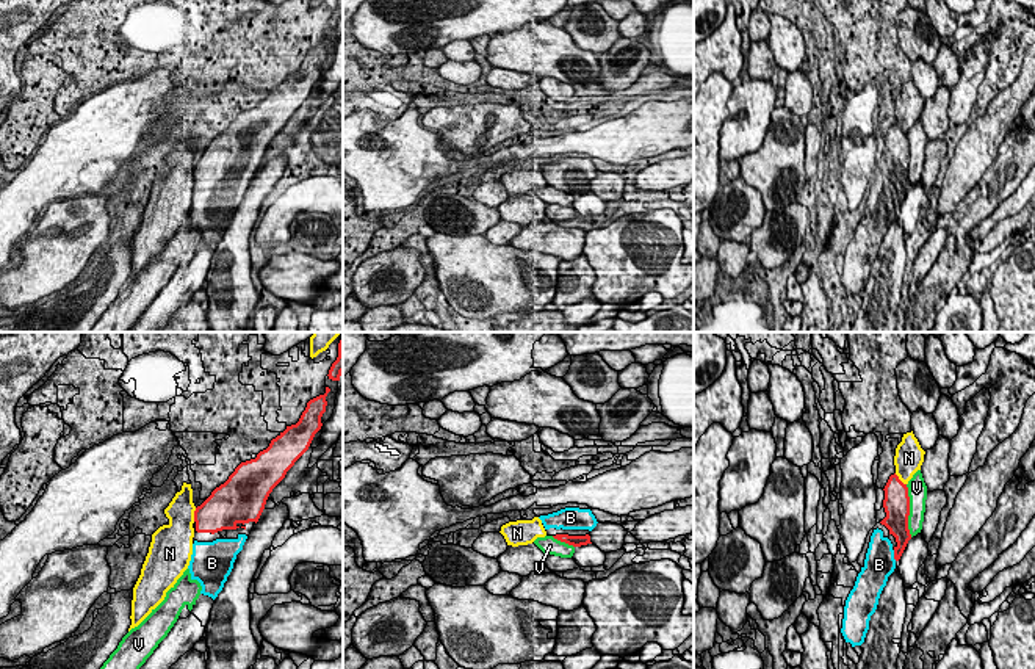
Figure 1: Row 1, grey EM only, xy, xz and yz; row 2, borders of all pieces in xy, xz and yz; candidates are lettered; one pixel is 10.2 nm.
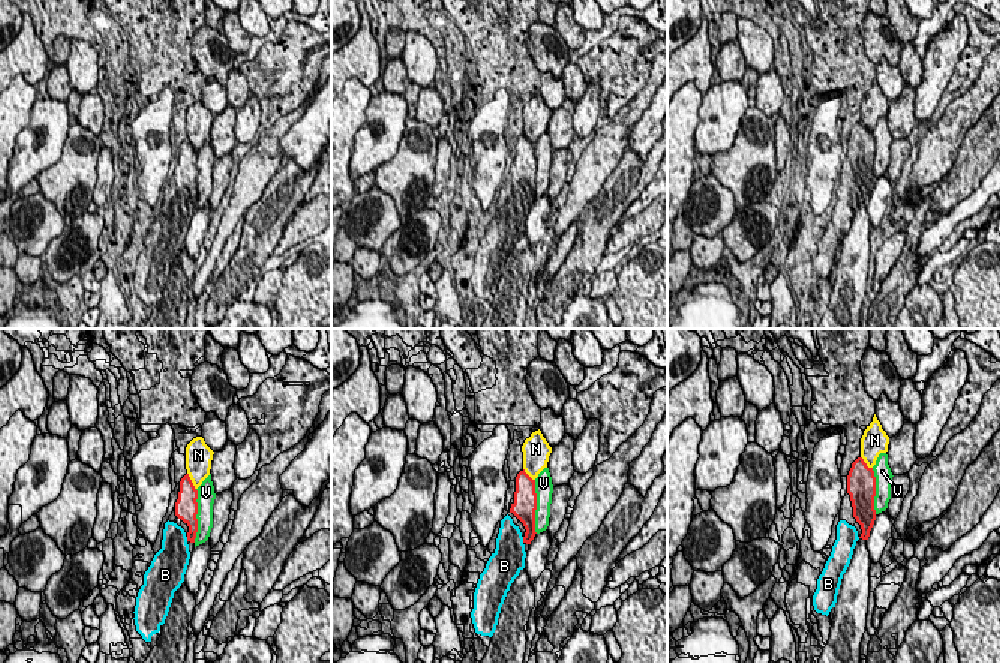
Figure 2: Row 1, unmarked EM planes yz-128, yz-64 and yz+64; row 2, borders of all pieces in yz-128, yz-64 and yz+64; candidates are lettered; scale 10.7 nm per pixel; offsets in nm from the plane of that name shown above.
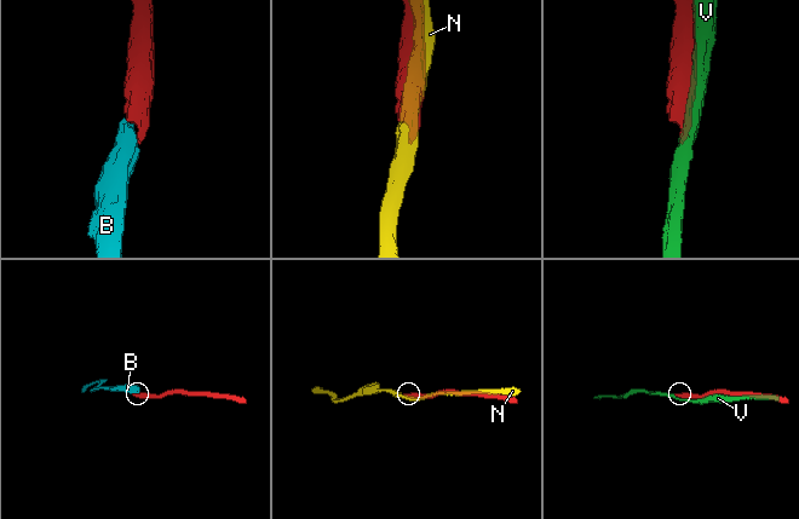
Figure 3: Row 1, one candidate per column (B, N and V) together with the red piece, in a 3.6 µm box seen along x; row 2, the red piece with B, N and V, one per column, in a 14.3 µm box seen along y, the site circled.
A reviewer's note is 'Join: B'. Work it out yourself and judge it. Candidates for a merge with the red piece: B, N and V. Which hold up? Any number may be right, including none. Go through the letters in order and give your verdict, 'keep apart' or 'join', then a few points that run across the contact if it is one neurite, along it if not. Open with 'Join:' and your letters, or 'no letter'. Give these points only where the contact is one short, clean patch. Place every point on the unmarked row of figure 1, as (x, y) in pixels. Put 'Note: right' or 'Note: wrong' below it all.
Join: B
B: join | yz (901, 180), (901, 196), (894, 204), (887, 206), (879, 213)
N: keep apart
V: keep apart
Note: right

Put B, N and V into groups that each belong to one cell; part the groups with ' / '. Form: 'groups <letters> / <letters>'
groups B / N / V

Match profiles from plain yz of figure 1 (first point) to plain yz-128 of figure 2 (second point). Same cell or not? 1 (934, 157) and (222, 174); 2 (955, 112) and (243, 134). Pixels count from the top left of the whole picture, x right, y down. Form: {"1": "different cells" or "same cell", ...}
{"1": "same cell", "2": "same cell"}

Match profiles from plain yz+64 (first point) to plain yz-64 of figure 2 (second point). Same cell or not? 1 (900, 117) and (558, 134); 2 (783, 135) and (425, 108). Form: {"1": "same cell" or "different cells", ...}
{"1": "same cell", "2": "different cells"}

